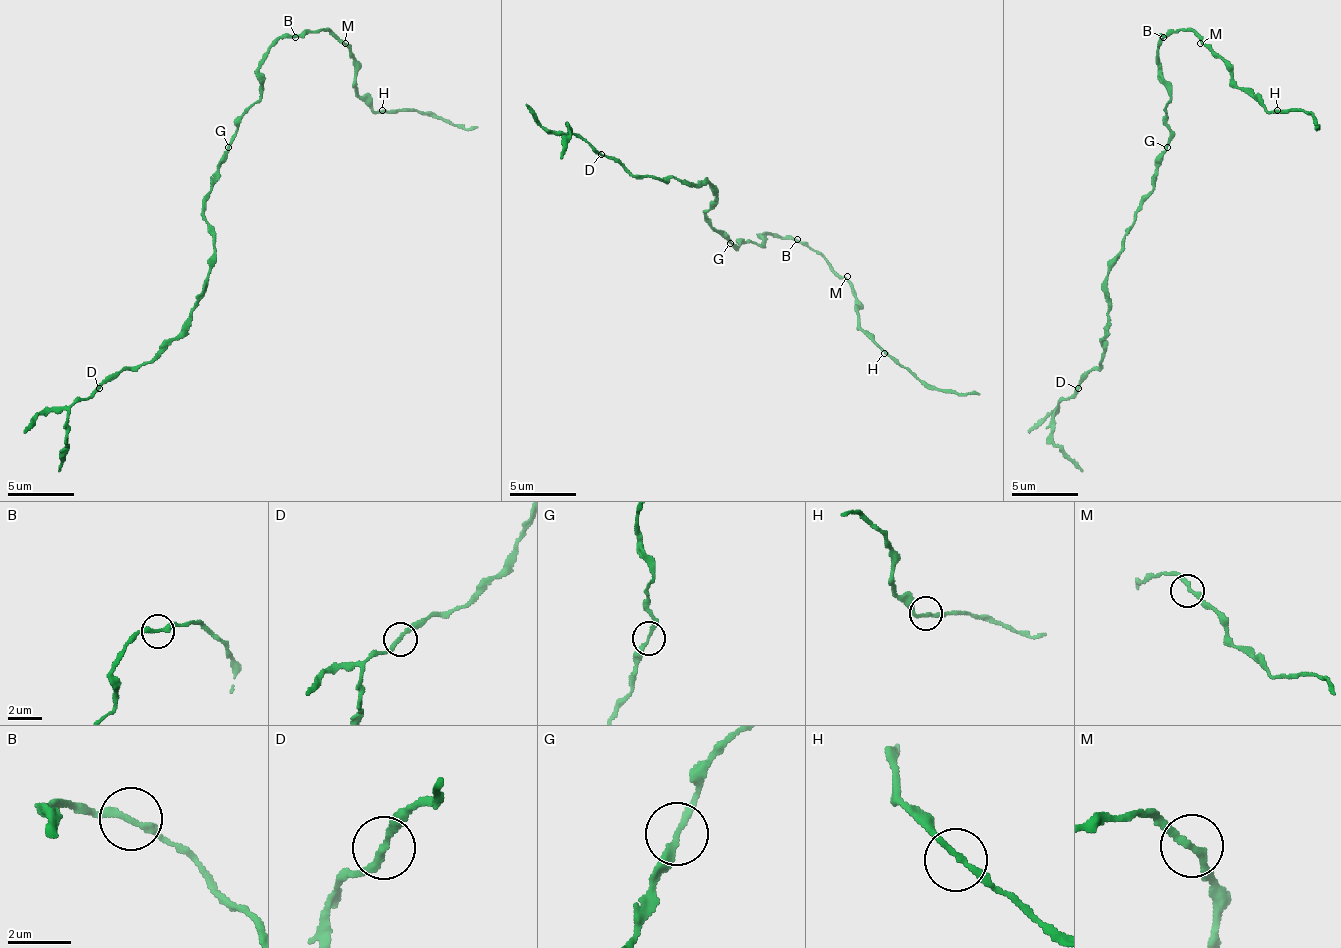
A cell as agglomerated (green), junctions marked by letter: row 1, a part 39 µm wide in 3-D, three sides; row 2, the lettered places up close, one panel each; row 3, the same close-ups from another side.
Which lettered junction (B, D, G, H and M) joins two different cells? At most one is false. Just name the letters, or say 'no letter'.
no letter

